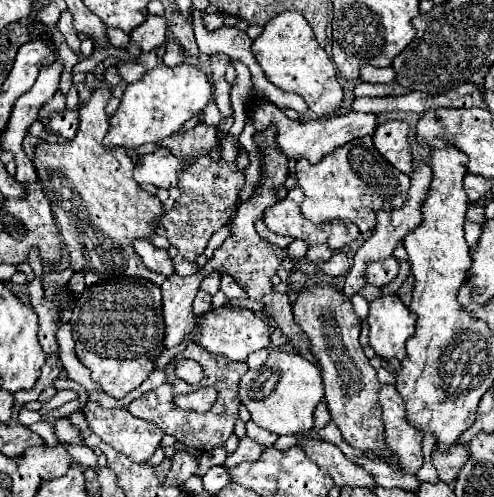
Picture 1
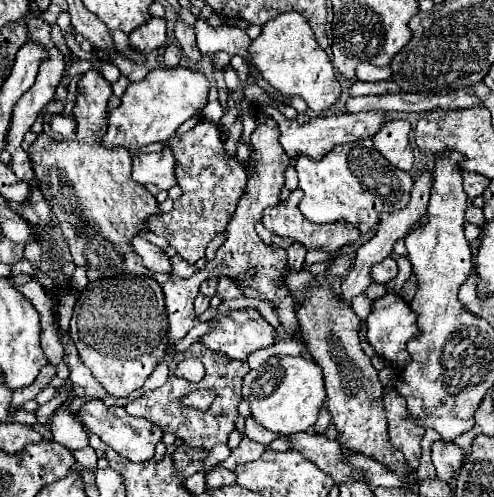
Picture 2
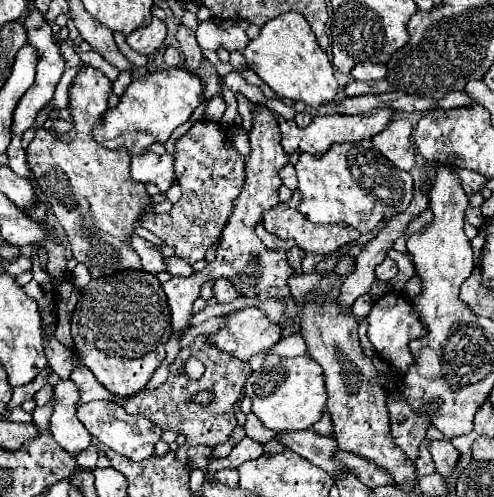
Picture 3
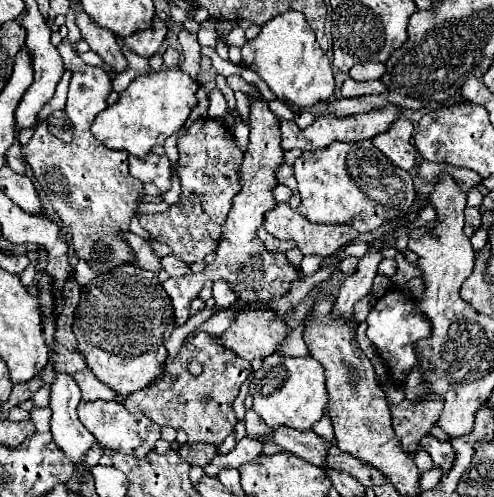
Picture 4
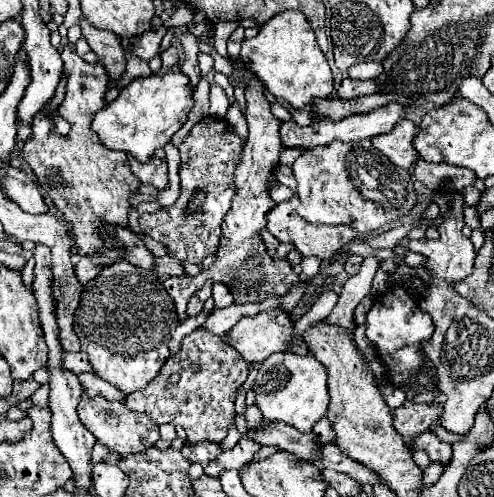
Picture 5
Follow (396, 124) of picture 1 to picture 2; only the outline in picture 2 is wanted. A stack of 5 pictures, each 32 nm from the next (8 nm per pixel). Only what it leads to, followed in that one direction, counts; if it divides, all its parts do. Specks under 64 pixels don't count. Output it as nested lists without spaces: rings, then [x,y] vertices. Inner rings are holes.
[[[392,120],[382,126],[382,130],[372,138],[378,152],[388,158],[396,168],[410,172],[414,164],[414,154],[410,146],[410,122],[408,120]]]

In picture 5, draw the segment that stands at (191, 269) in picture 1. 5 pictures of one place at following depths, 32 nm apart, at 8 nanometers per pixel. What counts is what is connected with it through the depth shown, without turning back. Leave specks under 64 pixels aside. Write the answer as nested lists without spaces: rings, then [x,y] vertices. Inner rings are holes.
[[[160,256],[156,258],[156,264],[154,264],[154,272],[158,276],[182,276],[182,266],[178,260],[174,260],[174,256]]]

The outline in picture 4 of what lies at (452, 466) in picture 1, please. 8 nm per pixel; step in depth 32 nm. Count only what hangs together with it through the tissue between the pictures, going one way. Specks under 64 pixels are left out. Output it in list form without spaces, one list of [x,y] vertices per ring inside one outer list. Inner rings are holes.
[[[426,434],[426,438],[420,442],[420,448],[426,448],[426,452],[432,456],[434,464],[442,470],[448,470],[454,462],[454,450],[450,442],[440,442],[432,434]]]

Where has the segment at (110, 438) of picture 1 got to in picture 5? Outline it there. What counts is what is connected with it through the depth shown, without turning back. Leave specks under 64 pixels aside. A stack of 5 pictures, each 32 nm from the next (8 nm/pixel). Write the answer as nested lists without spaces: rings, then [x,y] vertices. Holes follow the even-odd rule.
[[[84,396],[78,404],[78,416],[80,422],[96,436],[96,440],[104,446],[108,446],[112,452],[118,454],[138,454],[146,448],[154,446],[154,442],[160,438],[158,424],[154,424],[148,416],[140,412],[132,412],[126,408],[124,402],[108,402],[104,396]]]

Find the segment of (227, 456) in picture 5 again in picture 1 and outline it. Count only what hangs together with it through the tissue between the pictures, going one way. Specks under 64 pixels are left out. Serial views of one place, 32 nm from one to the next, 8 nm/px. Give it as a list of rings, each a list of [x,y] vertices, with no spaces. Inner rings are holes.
[[[244,436],[244,438],[240,440],[236,452],[226,458],[224,468],[232,468],[232,466],[236,466],[236,464],[240,464],[240,462],[246,462],[246,460],[258,460],[258,458],[262,456],[262,452],[264,452],[264,446],[262,446],[262,444],[258,444],[258,442],[250,440],[248,436]]]

